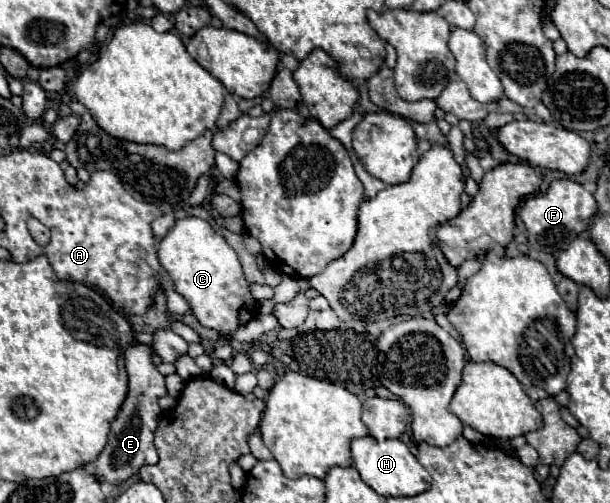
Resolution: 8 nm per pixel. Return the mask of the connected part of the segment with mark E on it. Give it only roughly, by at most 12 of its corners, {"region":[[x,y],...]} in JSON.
{"region":[[129,347],[129,393],[93,471],[119,485],[159,461],[167,395],[151,347]]}

